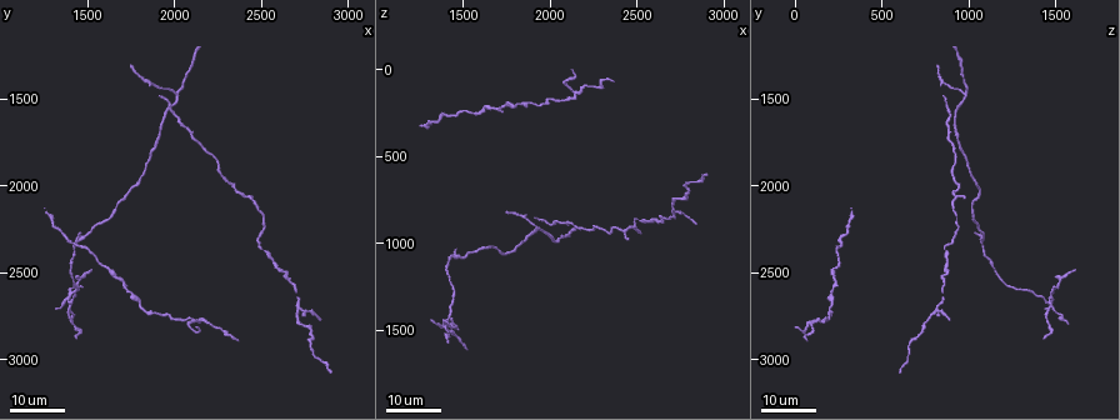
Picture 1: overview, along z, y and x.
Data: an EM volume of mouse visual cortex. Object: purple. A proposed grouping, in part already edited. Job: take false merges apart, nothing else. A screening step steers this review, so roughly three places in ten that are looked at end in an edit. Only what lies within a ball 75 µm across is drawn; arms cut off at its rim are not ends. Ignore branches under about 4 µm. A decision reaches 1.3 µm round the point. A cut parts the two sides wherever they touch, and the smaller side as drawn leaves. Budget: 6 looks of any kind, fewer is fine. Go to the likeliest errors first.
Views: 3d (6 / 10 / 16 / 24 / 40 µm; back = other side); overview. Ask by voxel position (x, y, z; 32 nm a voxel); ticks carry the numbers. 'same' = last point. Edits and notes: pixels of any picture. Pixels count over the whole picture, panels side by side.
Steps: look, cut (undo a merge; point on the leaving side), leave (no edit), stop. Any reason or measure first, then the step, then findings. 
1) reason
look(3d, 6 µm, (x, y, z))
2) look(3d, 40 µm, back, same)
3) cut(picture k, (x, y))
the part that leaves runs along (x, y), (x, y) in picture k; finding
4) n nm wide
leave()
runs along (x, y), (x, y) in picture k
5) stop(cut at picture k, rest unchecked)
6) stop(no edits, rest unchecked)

a fork
look(3d, 16 µm, (2140, 2780, 140))

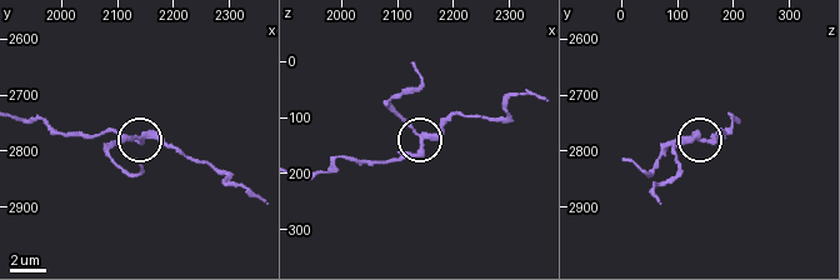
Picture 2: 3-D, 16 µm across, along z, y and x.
look(3d, 10 µm, (2140, 2780, 140))

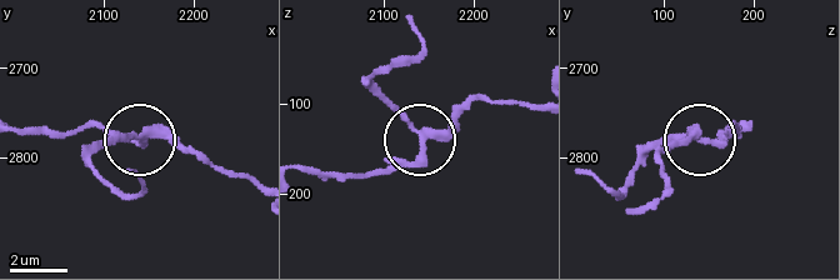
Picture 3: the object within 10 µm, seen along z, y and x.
240 nm wide
cut(picture 3, (108, 141))
the part that leaves runs along (135, 136), (90, 158), (138, 191), (126, 171) in picture 3; a second cell is stuck on

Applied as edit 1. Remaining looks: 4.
redraw
look(overview)

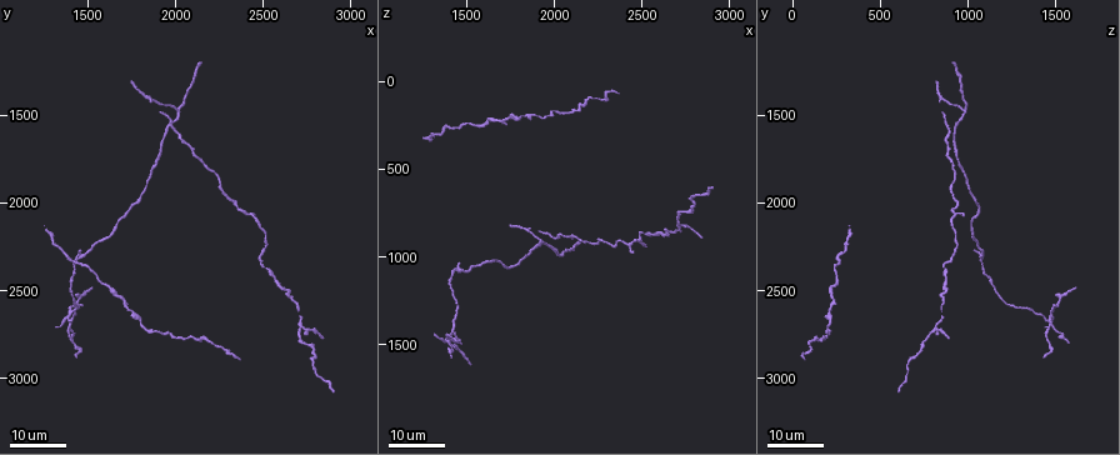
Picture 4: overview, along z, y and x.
arms part here
look(3d, 24 µm, (2720, 2720, 820))

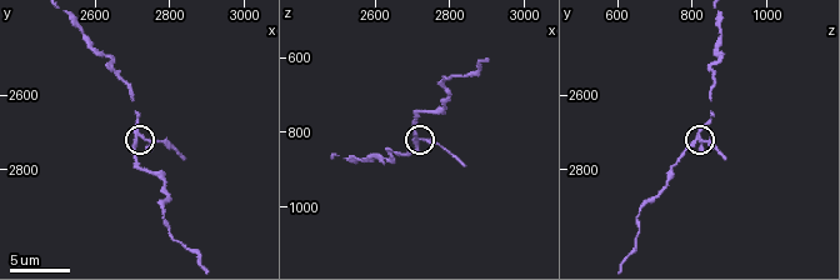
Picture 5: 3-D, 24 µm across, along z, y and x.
look(3d, 6 µm, (2720, 2710, 820))

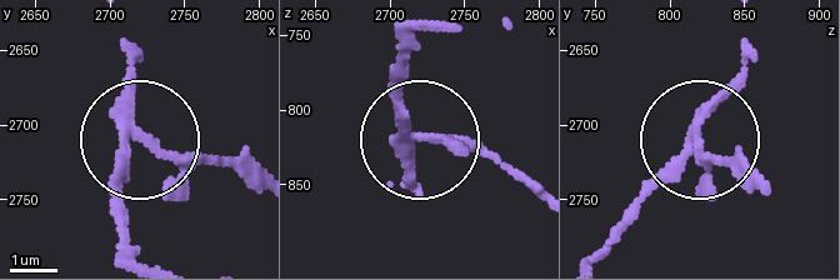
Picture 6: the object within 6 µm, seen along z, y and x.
side arm 5 µm
cut(picture 6, (175, 164))
the part that leaves runs along (130, 110), (166, 150), (250, 174) in picture 6; a second cell is stuck on

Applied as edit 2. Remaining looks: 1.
stop(cut at picture 3, cut at picture 6, rest unchecked)

